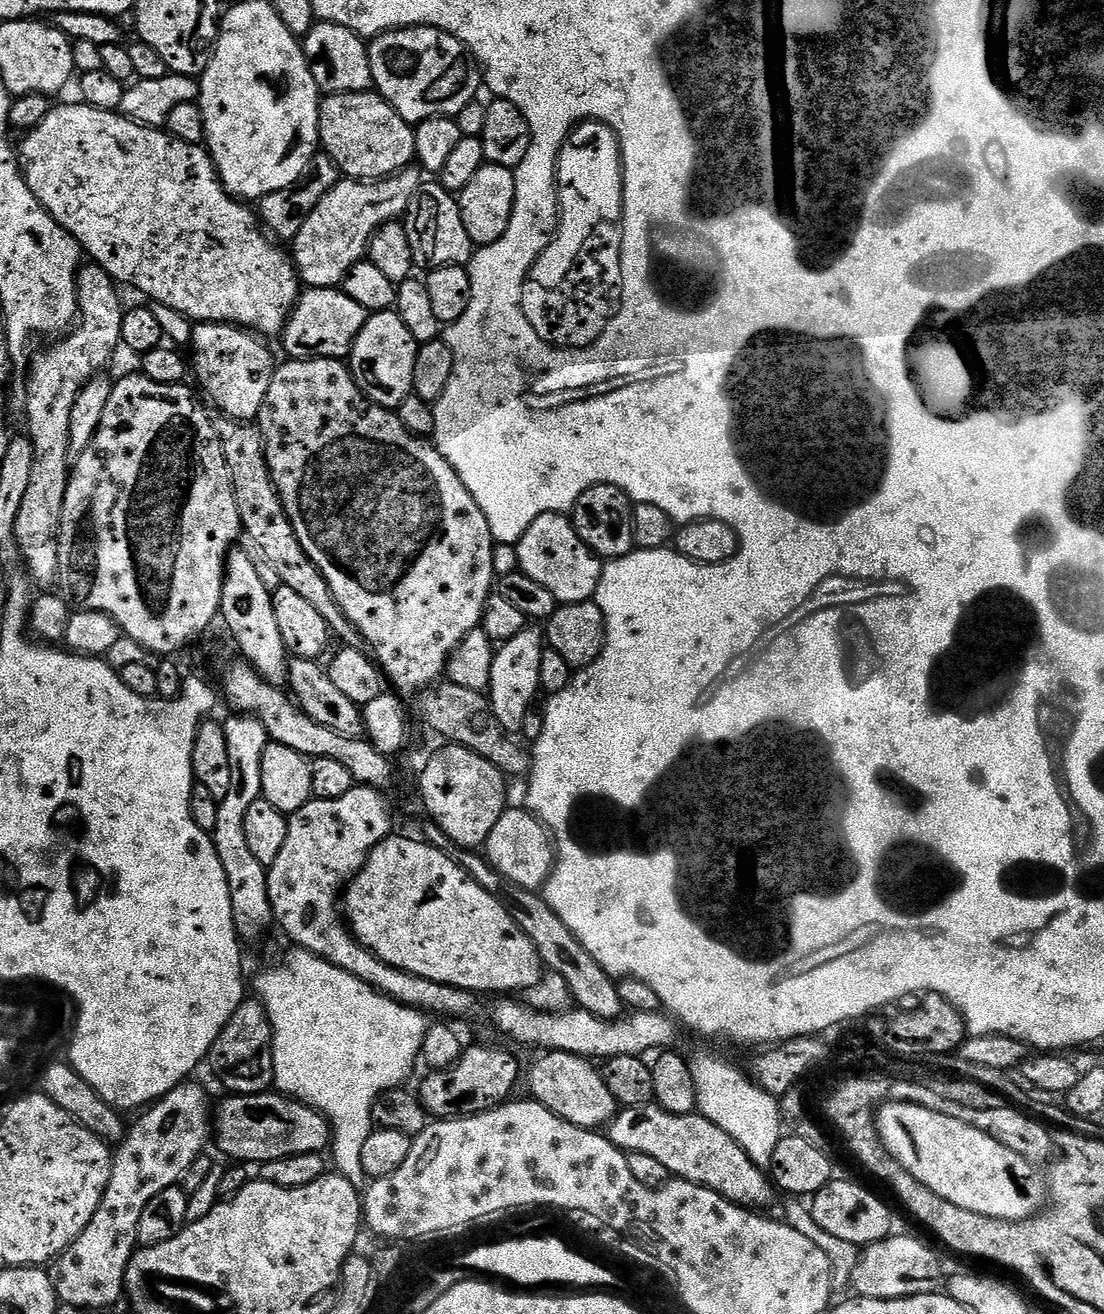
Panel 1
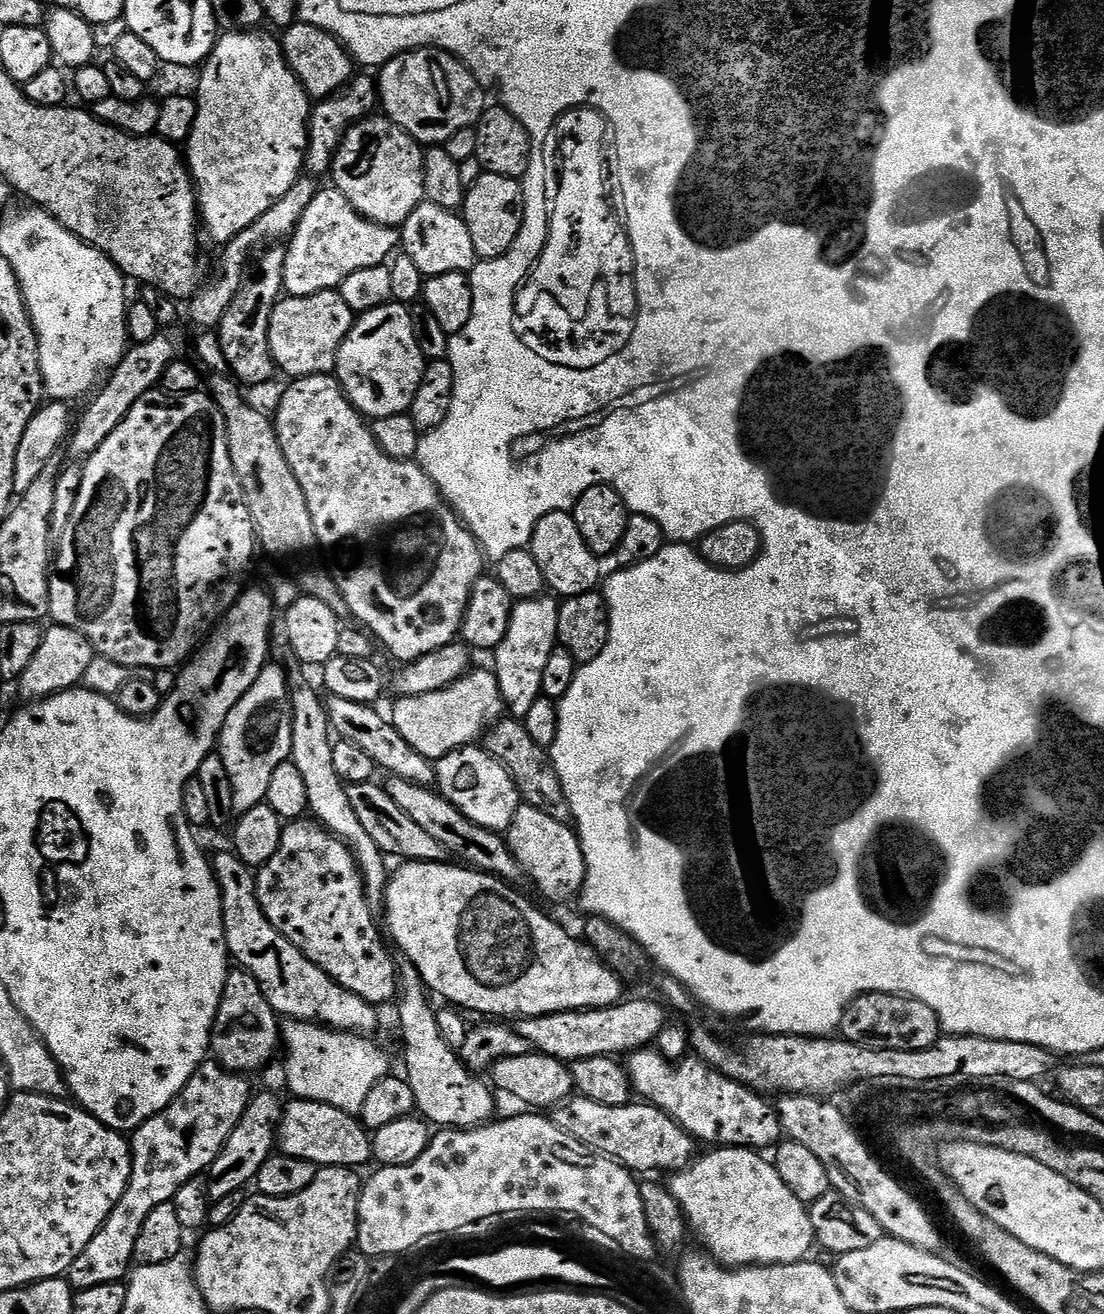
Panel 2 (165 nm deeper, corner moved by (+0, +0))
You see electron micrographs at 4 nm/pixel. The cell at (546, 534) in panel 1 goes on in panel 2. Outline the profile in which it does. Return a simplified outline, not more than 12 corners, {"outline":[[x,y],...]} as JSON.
{"outline":[[571,511],[536,523],[530,550],[557,597],[601,583]]}

